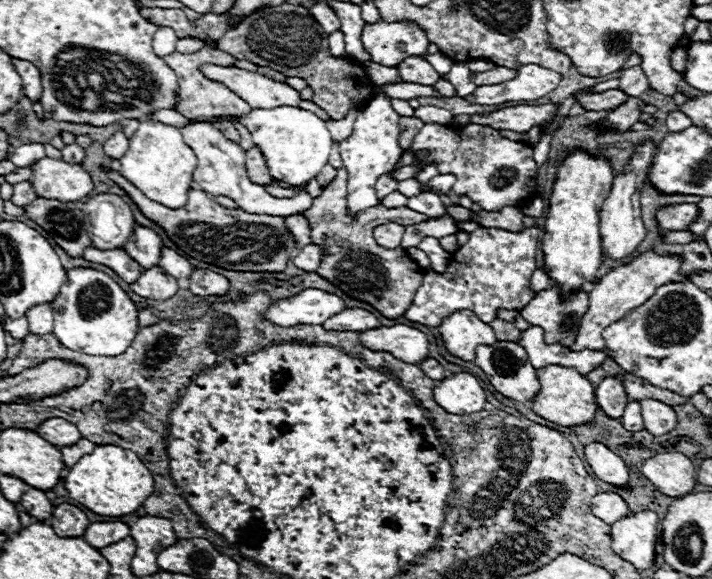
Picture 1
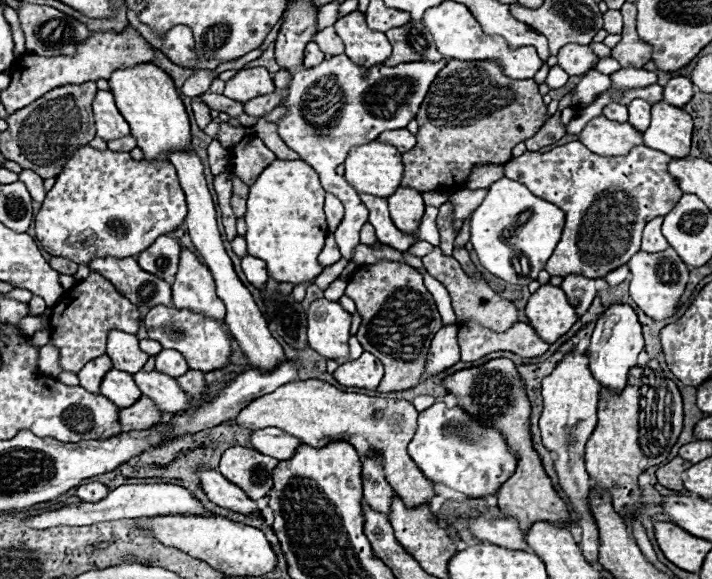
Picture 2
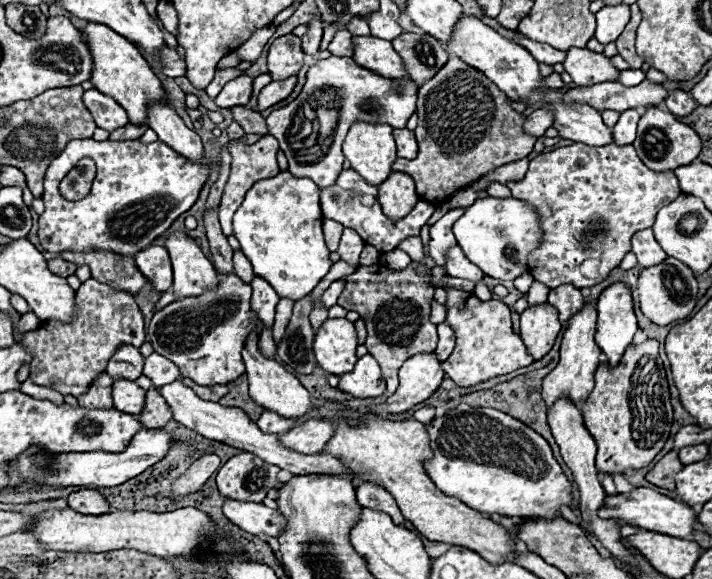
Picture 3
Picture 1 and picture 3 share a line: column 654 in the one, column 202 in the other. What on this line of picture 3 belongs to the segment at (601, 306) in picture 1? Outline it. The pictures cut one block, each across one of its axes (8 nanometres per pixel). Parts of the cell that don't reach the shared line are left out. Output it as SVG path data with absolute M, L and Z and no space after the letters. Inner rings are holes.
M172 232L164 248L168 250L174 266L172 290L178 298L198 296L208 288L216 288L218 274L190 236L184 232Z

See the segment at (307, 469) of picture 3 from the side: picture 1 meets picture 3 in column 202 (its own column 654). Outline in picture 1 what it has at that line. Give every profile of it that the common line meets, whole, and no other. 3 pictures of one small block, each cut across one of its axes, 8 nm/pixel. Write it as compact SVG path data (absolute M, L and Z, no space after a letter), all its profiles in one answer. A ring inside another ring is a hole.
M650 398L642 400L640 406L644 416L644 430L652 432L654 436L662 436L676 428L676 412L672 406Z

